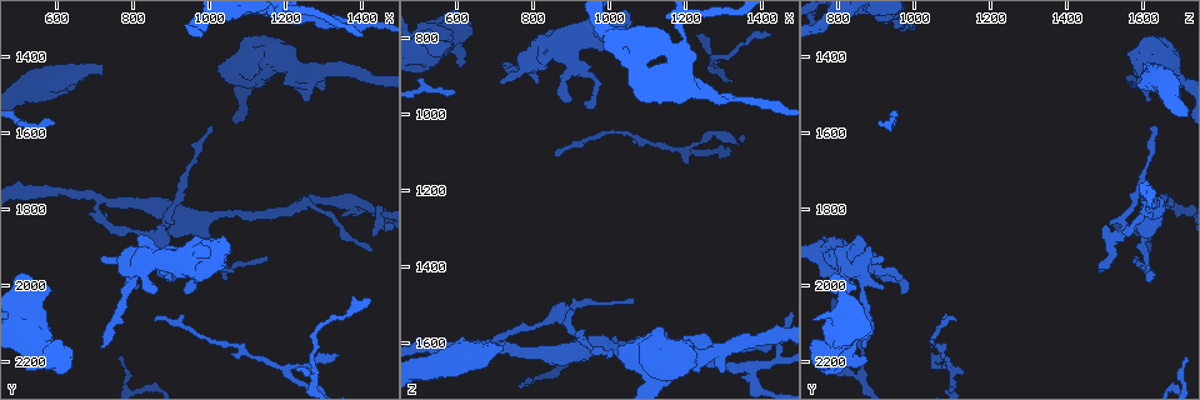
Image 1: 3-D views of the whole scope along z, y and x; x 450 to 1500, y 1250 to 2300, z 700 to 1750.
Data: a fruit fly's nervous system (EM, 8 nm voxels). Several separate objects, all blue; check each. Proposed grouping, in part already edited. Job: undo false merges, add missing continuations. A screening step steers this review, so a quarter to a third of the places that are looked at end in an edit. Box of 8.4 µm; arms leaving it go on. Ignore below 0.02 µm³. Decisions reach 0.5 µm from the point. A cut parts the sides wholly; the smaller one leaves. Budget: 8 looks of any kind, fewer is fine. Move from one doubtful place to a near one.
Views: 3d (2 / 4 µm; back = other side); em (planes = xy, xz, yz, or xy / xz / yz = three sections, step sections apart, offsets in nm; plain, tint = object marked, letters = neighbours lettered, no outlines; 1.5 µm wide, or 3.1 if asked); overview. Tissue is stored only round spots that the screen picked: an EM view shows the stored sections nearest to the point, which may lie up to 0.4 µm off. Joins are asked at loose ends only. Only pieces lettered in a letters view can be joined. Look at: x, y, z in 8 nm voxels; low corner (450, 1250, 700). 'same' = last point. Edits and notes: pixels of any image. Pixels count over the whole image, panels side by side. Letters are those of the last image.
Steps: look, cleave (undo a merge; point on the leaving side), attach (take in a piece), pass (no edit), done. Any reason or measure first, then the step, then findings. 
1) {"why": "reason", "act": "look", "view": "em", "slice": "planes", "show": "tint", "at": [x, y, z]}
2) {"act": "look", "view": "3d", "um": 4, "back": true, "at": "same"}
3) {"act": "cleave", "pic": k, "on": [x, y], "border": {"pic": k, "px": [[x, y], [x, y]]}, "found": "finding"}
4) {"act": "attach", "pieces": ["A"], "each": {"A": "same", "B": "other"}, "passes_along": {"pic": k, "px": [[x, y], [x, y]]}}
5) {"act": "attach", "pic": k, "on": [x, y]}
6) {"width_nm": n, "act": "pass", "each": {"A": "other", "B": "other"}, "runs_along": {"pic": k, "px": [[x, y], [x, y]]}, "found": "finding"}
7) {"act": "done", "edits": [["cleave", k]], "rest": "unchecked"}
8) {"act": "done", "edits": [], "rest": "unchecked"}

{"act": "look", "view": "em", "slice": "yz", "step": 4, "show": "tint", "at": [710, 1445, 1600]}

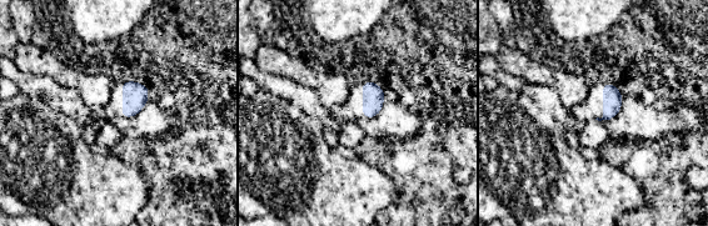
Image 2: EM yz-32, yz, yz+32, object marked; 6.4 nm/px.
{"act": "look", "view": "em", "slice": "xy", "step": 4, "show": "letters", "at": "same"}

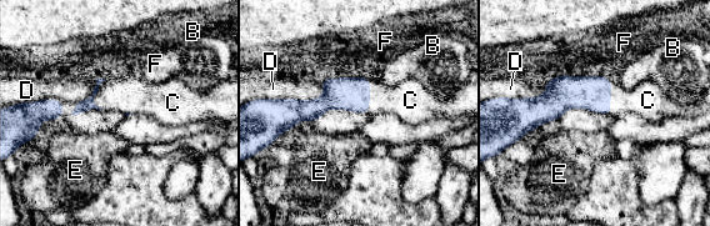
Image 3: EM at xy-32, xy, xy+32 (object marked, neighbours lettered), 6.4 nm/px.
{"longest_contact_nm": ["C", 200], "act": "attach", "pieces": ["C"], "each": {"B": "other", "C": "same", "D": "other", "E": "other", "F": "other"}, "passes_along": {"pic": 3, "px": [[88, 104], [95, 94], [130, 95]]}, "found": "it goes on there"}

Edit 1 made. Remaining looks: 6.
{"why": "branch stops here", "act": "look", "view": "em", "slice": "xy", "step": 4, "show": "tint", "at": [1225, 1480, 1580]}

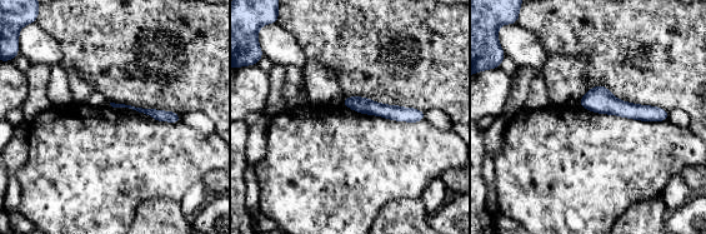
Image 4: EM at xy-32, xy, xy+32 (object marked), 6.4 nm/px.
{"act": "look", "view": "em", "slice": "planes", "show": "letters", "at": "same"}

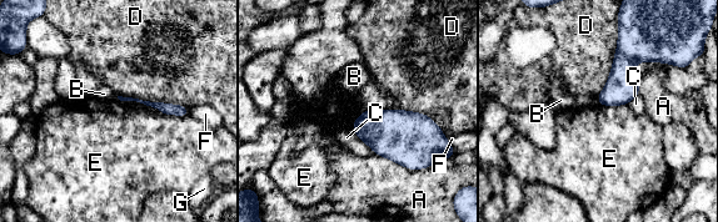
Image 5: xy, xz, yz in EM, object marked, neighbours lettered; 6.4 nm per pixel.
{"act": "pass", "each": {"A": "other", "B": "other", "C": "other", "D": "other", "E": "other", "F": "other", "G": "other"}, "border": {"pic": 5, "px": [[598, 102], [604, 105], [627, 105]]}, "found": "none of them fits"}

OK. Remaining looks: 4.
{"why": "sharp bend", "act": "look", "view": "3d", "um": 2, "at": [1370, 1775, 1665]}

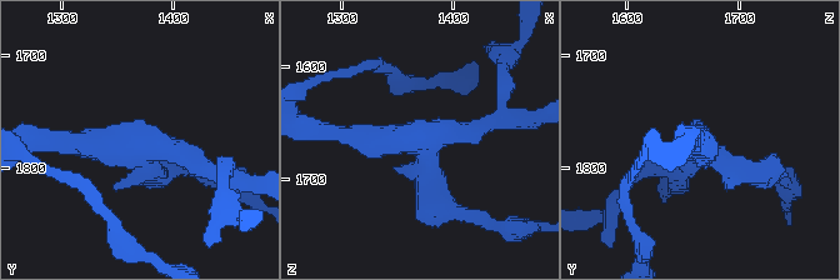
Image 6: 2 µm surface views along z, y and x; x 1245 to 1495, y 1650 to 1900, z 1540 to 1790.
{"arms": 3, "why": "need the tissue", "act": "look", "view": "em", "slice": "xy", "step": 8, "show": "letters", "at": [1372, 1776, 1662]}

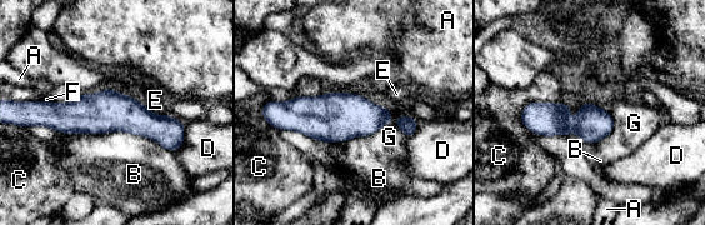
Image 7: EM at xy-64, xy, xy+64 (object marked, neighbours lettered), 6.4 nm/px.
{"act": "pass", "each": {"A": "other", "B": "other", "C": "other", "D": "other", "E": "other", "F": "other", "G": "other"}, "border": {"pic": 7, "px": [[60, 131], [129, 131], [174, 151]]}, "found": "one neuron here"}

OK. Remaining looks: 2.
{"act": "done", "edits": [["attach", 3]], "rest": "unchecked"}

